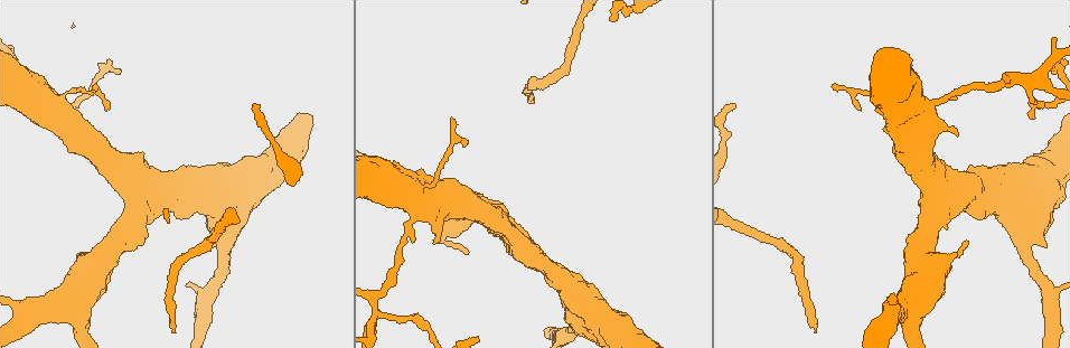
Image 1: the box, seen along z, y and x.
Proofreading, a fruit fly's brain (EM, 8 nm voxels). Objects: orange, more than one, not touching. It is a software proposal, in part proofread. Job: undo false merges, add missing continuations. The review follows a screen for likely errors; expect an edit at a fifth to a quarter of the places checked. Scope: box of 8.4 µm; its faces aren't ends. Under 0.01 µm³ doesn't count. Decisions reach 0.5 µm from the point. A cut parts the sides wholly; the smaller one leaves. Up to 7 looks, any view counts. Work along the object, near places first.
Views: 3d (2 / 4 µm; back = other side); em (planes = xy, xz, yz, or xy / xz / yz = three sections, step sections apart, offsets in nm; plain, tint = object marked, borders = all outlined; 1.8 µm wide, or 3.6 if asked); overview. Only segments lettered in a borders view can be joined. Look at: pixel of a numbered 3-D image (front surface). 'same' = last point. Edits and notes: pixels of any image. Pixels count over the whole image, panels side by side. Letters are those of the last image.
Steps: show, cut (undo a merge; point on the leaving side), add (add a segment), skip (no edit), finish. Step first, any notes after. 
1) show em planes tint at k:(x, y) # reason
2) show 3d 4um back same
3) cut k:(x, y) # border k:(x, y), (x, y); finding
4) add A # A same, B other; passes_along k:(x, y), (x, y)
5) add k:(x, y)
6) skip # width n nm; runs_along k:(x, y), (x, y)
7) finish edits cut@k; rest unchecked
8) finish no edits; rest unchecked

show 3d 4um at 1:(181, 191) # sharp bend

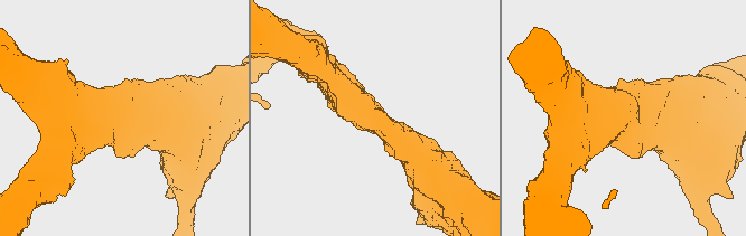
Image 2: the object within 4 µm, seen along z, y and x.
show em 3.6um planes borders at 2:(370, 118) # shape alone is not enough

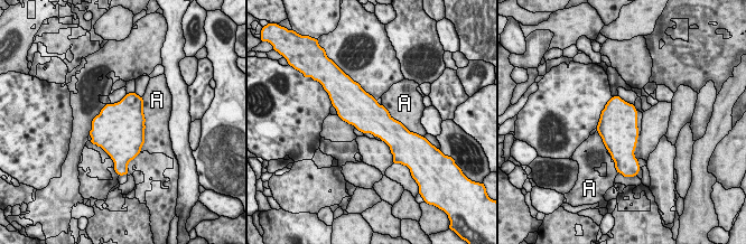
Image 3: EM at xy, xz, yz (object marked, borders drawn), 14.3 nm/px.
skip # A other; border 3:(142, 97), (145, 142), (140, 151); continuous, no second neuron

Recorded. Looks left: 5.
show em yz step 8 borders at 1:(376, 309) # sharp bend

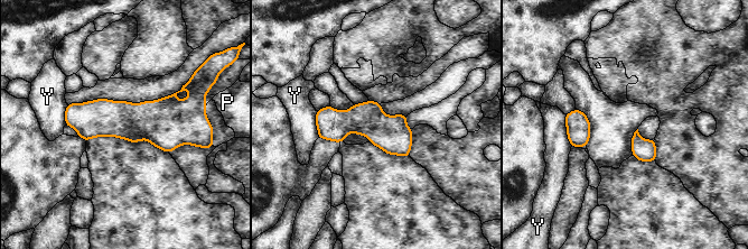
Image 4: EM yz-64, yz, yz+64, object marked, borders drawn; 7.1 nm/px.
skip # width 100 nm; P other, Y other; runs_along 4:(318, 114), (371, 121), (407, 153); one neuron here

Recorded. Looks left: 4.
show em xy step 4 tint at 1:(175, 331) # thin end

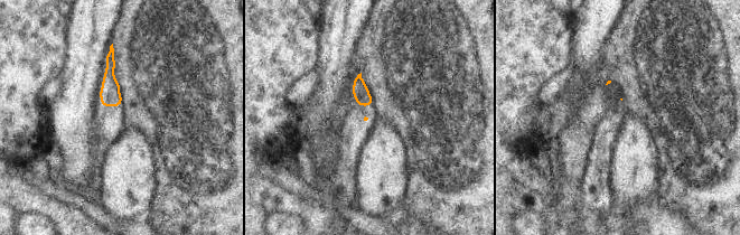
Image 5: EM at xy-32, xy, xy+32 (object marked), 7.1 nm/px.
show em xy step 4 borders same

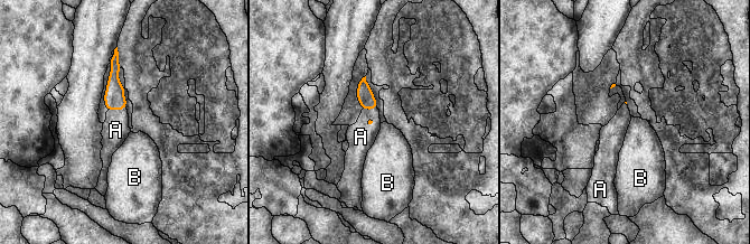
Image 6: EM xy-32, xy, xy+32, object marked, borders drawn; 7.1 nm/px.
add A # longest_contact A 140 nm; A same, B other; passes_along 6:(114, 99), (116, 110), (115, 130); the neuron continues

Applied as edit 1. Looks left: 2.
finish edits add@6; rest unchecked

